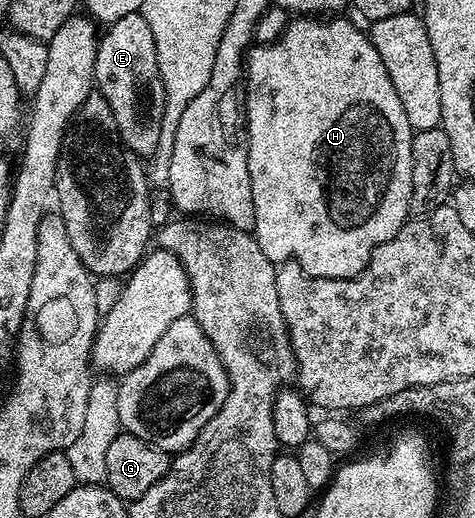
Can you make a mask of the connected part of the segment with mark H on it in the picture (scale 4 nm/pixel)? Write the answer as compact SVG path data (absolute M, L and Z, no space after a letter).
M298 16L286 25L286 30L280 35L276 41L265 44L258 44L247 53L244 59L244 121L246 124L246 147L248 148L248 176L252 180L252 204L256 208L256 220L254 221L254 229L252 231L254 238L260 244L260 252L264 252L264 256L268 256L268 260L275 264L279 262L293 261L300 264L300 268L304 268L306 274L312 275L314 278L354 278L368 264L368 260L372 256L374 249L380 244L384 244L384 240L392 240L392 236L396 236L396 232L400 232L400 228L411 217L410 201L412 200L412 140L415 131L411 130L408 124L408 116L404 116L404 107L400 104L400 96L396 92L396 88L392 84L392 76L388 76L388 68L384 68L384 60L380 60L380 52L376 52L376 48L370 40L369 33L365 29L362 30L358 26L353 26L348 19L342 18L346 16Z

